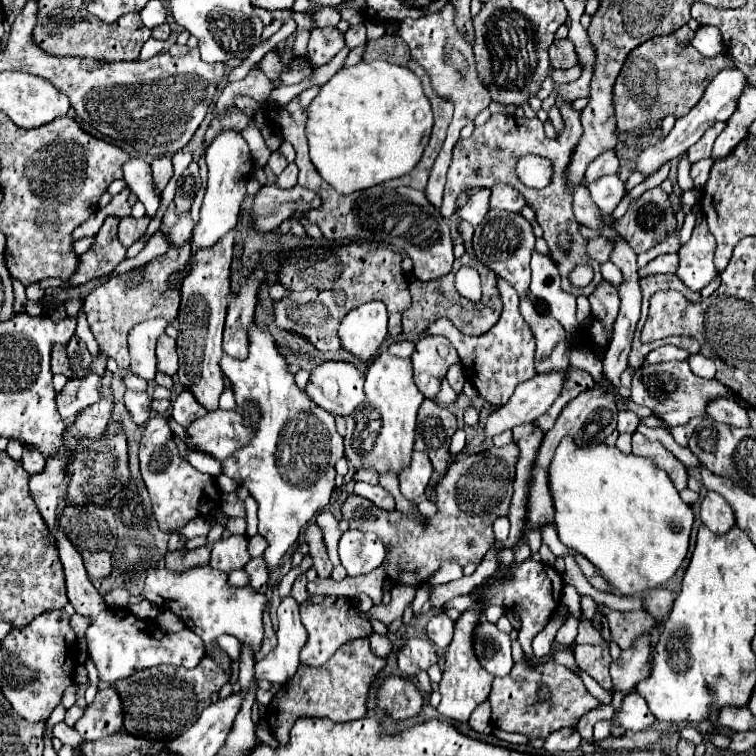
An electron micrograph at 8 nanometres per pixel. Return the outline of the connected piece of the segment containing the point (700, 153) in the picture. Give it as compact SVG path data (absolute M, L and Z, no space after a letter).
M714 123L714 125L702 135L702 139L700 139L696 145L690 147L690 153L688 153L690 163L696 163L696 161L700 161L700 159L708 159L708 157L710 157L712 143L714 143L714 139L720 135L722 129L724 129L724 123Z

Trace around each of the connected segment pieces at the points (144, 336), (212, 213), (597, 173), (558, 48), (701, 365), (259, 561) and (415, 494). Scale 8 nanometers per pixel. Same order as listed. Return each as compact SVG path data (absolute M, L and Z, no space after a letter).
M156 317L150 321L144 321L136 325L130 331L128 345L130 345L130 371L138 377L144 377L146 381L152 381L156 375L156 357L154 347L162 333L166 333L166 327L170 325L168 319Z
M224 131L220 133L210 147L206 149L206 165L208 165L208 185L204 193L204 203L200 209L200 221L194 227L194 235L190 239L192 255L200 249L212 249L226 233L236 227L238 211L241 209L242 199L246 195L246 181L254 169L250 149L240 133Z
M610 149L610 151L604 151L602 155L598 155L586 169L586 185L590 185L592 181L596 181L598 177L604 177L604 175L610 175L610 173L616 173L618 171L618 157L616 157L616 151Z
M558 39L550 45L550 65L552 69L566 69L574 65L574 55L572 55L572 45L568 43L568 39Z
M700 353L690 355L690 357L688 357L688 363L690 363L692 371L694 371L698 377L710 379L710 377L714 377L714 373L716 373L716 369L714 369L714 361L708 361L708 359L702 357Z
M264 556L256 557L256 559L251 559L247 565L244 567L244 570L249 574L250 582L248 585L253 589L261 592L265 591L266 584L267 588L270 580L270 572L266 567L266 561Z
M412 453L412 463L408 469L404 469L404 473L398 475L400 479L400 491L408 501L418 501L420 497L426 495L426 487L430 483L434 469L430 459L426 457L426 453Z

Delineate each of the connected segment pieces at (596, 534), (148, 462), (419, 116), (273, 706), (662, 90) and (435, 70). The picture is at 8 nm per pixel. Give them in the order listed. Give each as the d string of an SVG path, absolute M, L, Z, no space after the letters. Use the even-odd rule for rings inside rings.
M570 437L562 439L562 443L558 445L556 453L554 453L554 459L550 463L550 489L552 489L552 497L554 497L554 509L556 509L556 529L558 529L558 537L560 541L582 553L586 559L592 561L592 565L600 571L600 575L604 579L608 579L616 591L620 595L638 595L638 593L644 593L644 591L650 591L650 589L656 589L660 587L662 583L666 583L674 573L676 569L682 565L684 557L686 557L686 551L688 551L688 539L690 539L690 531L692 531L692 523L694 523L694 513L690 509L690 505L686 505L678 491L674 489L670 477L666 475L666 471L658 469L650 459L646 457L636 457L636 455L624 455L622 451L618 451L616 447L608 447L604 443L600 445L592 445L592 447L586 447L586 449L580 449L574 445L574 441Z
M158 415L146 423L142 441L140 441L140 473L148 487L152 499L152 511L162 533L180 531L188 521L196 517L206 517L220 503L202 503L206 487L214 487L214 477L196 471L184 457L180 457L178 445L174 443L174 433L170 429L170 417Z
M388 61L340 69L308 105L310 159L338 193L352 193L410 173L432 133L432 109L420 79Z
M354 639L338 649L320 667L298 667L296 675L282 685L266 709L266 719L274 737L280 743L288 741L288 733L298 717L328 717L332 721L354 721L368 713L368 695L374 683L374 661L376 675L384 669L386 659L370 653L368 639Z
M684 25L670 35L654 37L630 51L614 87L614 109L620 131L650 135L658 129L664 117L684 117L700 101L706 85L722 69L736 67L732 57L724 53L708 59L702 57L692 45L682 45L690 43L692 39L694 31Z
M448 1L444 5L444 9L440 9L438 13L432 13L432 15L426 15L426 17L420 17L420 19L404 19L398 27L398 37L402 37L408 47L410 47L410 53L412 53L412 59L418 61L424 71L428 73L430 77L430 83L432 83L432 89L442 97L442 99L448 99L454 103L454 119L452 123L448 125L448 135L446 135L446 141L442 145L442 151L430 171L430 179L428 179L428 187L426 187L426 197L432 205L440 207L442 203L442 191L444 191L444 185L446 185L446 173L448 173L448 167L450 167L450 153L454 149L454 143L458 141L458 135L460 135L460 129L468 123L474 121L474 117L486 109L490 105L490 93L488 89L480 83L478 79L478 73L476 73L476 63L474 63L474 53L472 53L472 45L470 41L466 39L464 33L458 31L456 27L456 7L452 1ZM446 47L450 49L458 49L464 57L466 57L466 73L458 71L456 67L452 67L448 61L446 61Z

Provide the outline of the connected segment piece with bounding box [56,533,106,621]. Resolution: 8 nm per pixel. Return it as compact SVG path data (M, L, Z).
M62 533L56 535L56 547L60 553L60 561L64 565L66 573L66 589L68 589L68 599L72 607L76 609L78 615L90 617L92 621L98 617L102 609L106 609L106 603L102 595L96 591L96 587L90 583L82 557L74 549L74 545L64 537Z

